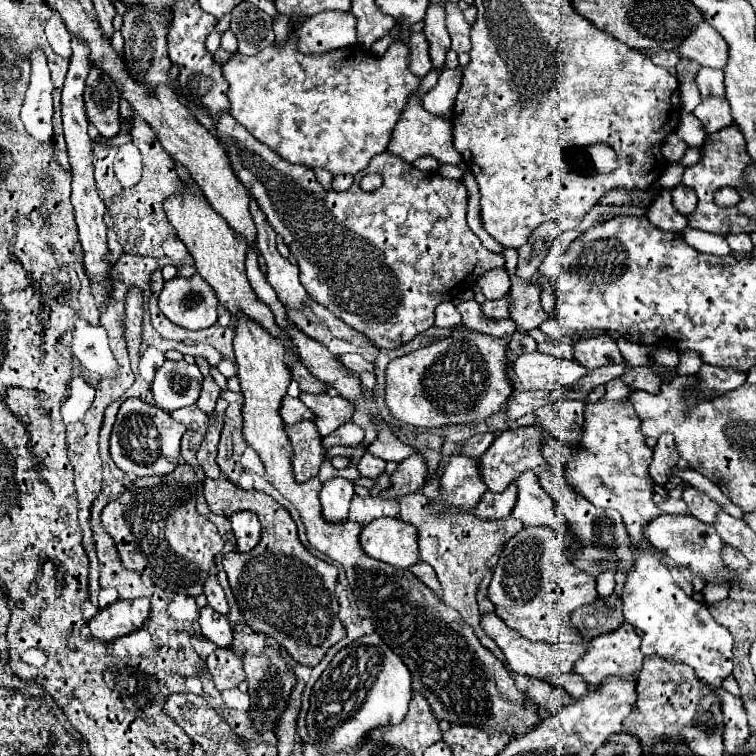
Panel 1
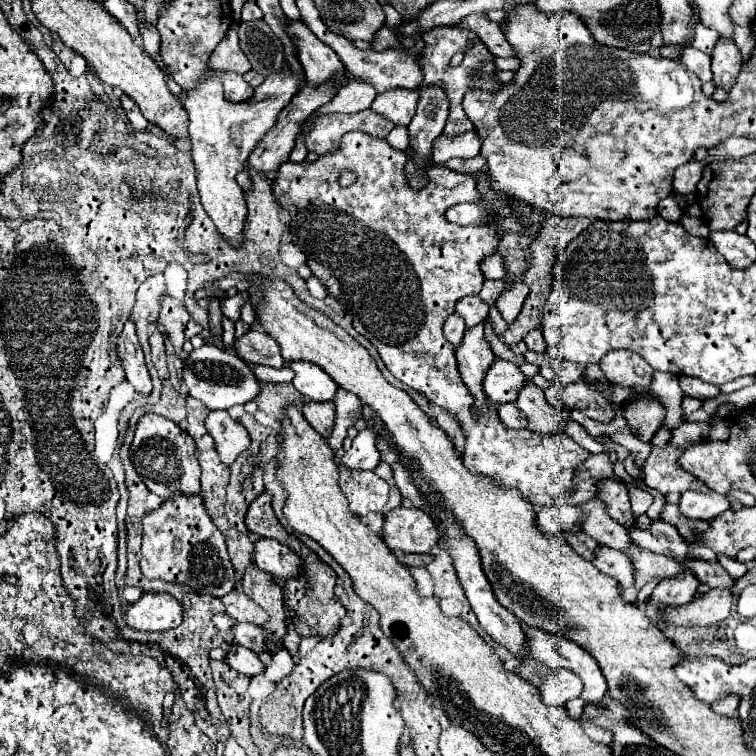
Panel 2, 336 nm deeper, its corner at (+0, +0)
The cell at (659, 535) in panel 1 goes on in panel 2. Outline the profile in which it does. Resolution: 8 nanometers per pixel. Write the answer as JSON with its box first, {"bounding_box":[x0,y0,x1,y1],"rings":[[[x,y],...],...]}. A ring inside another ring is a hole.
{"bounding_box":[678,491,730,521],"rings":[[[686,491],[686,493],[682,493],[678,507],[680,507],[680,513],[684,513],[688,519],[712,521],[712,519],[716,519],[716,515],[730,509],[730,501],[726,499],[726,495],[720,495],[714,491],[710,491],[710,493]]]}

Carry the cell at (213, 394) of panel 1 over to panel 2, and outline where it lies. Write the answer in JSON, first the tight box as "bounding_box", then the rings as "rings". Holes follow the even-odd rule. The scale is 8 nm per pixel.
{"bounding_box":[204,411,250,465],"rings":[[[210,411],[204,425],[214,439],[216,453],[224,465],[230,465],[238,457],[238,453],[242,453],[250,445],[246,429],[226,411]]]}

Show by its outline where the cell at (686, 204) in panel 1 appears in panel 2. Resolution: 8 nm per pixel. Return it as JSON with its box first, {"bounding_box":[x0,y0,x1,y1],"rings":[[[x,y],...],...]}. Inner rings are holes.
{"bounding_box":[674,159,704,195],"rings":[[[696,159],[678,167],[678,171],[674,173],[674,191],[680,195],[696,195],[696,183],[700,181],[702,169],[704,169],[704,163]]]}

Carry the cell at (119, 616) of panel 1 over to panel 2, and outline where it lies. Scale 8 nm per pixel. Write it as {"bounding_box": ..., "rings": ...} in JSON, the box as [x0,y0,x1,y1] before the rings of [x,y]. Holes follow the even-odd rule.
{"bounding_box":[124,593,182,631],"rings":[[[144,593],[124,613],[124,621],[138,631],[166,631],[182,621],[180,603],[166,593]]]}

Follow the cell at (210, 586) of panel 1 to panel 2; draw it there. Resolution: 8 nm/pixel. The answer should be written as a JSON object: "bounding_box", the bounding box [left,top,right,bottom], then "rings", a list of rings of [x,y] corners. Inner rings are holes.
{"bounding_box":[232,623,264,653],"rings":[[[236,623],[232,627],[232,633],[234,633],[234,641],[256,651],[256,653],[262,653],[264,649],[264,631],[252,623]]]}

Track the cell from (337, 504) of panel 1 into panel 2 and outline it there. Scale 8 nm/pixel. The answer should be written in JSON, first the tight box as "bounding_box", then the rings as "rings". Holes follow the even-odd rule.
{"bounding_box":[340,429,380,471],"rings":[[[368,429],[360,431],[354,437],[352,447],[340,459],[340,463],[350,467],[350,469],[362,469],[362,471],[374,469],[380,463],[380,453],[378,453],[378,449],[374,445],[372,431],[368,431]]]}

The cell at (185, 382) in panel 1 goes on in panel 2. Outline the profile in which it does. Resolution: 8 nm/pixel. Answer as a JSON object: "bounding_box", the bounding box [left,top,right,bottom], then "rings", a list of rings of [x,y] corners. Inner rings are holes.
{"bounding_box":[182,345,260,411],"rings":[[[202,345],[200,349],[194,349],[184,359],[182,371],[182,383],[188,387],[188,395],[200,399],[210,411],[244,405],[252,401],[260,391],[260,385],[250,367],[238,355],[226,349],[218,349],[214,345]]]}

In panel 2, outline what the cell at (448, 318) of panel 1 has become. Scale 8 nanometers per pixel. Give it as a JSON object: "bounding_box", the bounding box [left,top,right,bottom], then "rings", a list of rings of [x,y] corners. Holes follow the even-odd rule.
{"bounding_box":[444,313,466,347],"rings":[[[452,313],[452,315],[446,319],[446,323],[444,323],[444,335],[446,335],[446,339],[448,339],[454,347],[460,347],[462,337],[464,337],[464,331],[466,331],[464,319],[460,319],[458,313]]]}

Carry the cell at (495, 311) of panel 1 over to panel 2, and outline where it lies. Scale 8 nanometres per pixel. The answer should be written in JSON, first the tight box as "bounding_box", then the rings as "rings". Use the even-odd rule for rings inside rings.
{"bounding_box":[496,279,528,323],"rings":[[[516,279],[516,283],[512,283],[512,287],[504,287],[504,291],[500,293],[500,297],[496,301],[496,307],[502,313],[506,323],[512,323],[516,319],[526,295],[528,295],[528,287],[520,279]]]}

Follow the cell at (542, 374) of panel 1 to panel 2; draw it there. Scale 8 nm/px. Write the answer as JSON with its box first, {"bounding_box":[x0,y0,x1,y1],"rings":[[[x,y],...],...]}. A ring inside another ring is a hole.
{"bounding_box":[484,359,528,403],"rings":[[[496,359],[484,377],[484,393],[492,403],[514,403],[526,381],[528,377],[518,365],[506,359]]]}

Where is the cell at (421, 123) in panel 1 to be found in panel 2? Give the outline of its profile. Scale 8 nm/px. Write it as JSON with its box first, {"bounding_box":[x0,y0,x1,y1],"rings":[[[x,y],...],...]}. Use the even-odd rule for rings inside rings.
{"bounding_box":[432,131,480,165],"rings":[[[468,131],[458,137],[438,135],[432,145],[432,159],[436,165],[446,163],[450,157],[476,157],[480,153],[480,139],[476,131]]]}

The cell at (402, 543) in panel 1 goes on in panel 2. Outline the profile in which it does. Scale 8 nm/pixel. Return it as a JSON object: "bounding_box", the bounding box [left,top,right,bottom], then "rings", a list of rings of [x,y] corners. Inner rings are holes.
{"bounding_box":[382,507,440,555],"rings":[[[396,507],[384,519],[382,539],[390,551],[424,555],[438,545],[440,533],[436,531],[436,523],[428,513],[420,509]]]}

